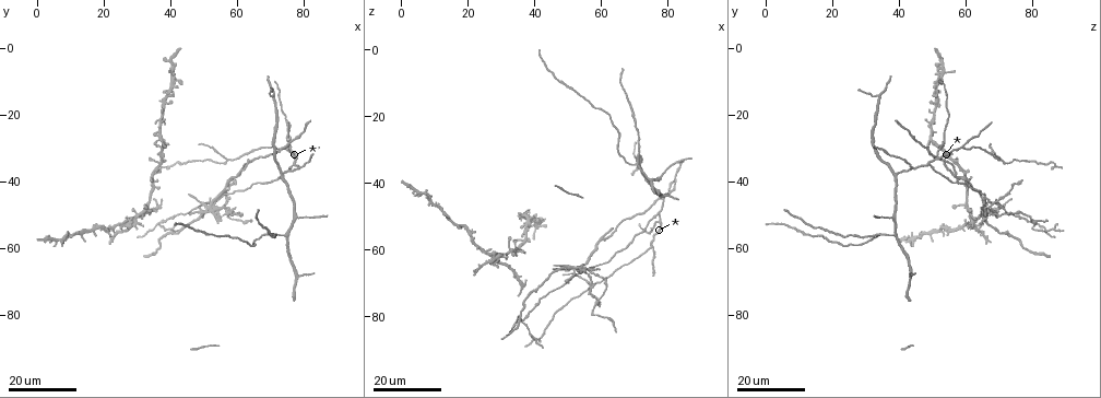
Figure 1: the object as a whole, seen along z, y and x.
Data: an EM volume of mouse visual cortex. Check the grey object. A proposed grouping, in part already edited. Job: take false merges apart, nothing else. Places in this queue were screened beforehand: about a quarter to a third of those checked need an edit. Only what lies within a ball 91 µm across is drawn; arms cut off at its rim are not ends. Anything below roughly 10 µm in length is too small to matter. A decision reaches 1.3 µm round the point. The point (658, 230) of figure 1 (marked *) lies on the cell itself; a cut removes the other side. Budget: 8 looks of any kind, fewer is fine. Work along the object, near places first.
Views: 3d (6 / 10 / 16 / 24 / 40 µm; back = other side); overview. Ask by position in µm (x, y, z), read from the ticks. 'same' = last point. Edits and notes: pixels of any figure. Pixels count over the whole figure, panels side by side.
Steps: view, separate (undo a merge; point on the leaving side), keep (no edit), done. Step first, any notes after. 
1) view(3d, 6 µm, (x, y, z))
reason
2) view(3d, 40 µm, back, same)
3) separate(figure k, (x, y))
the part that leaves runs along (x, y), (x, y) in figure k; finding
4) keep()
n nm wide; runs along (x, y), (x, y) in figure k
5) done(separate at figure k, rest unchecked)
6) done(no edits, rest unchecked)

view(3d, 16 µm, (78.5, 36.0, 44.5))
a fork

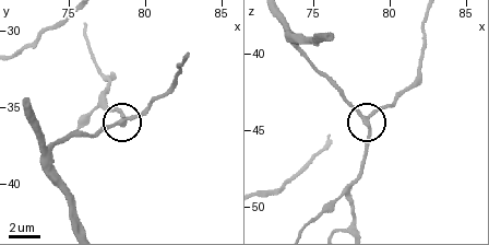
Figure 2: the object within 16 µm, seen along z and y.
view(3d, 6 µm, (78.4, 36.0, 44.2))

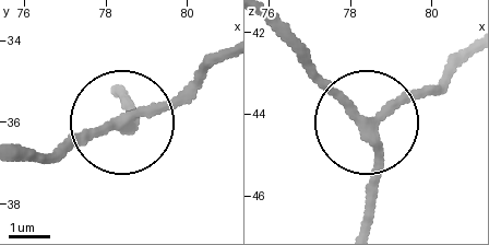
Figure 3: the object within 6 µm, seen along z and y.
keep()
3 arms; runs along (361, 220), (376, 167), (372, 129), (460, 56) in figure 3; all the same cell

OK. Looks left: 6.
view(3d, 16 µm, (77.0, 32.5, 51.0))
branch point

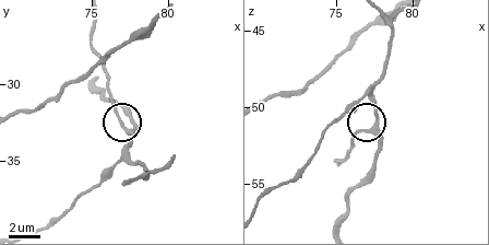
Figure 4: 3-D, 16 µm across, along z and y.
view(3d, 10 µm, (77.0, 32.8, 51.4))

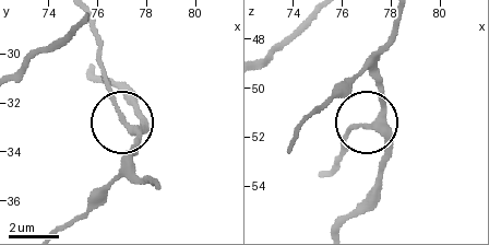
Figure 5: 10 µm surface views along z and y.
keep()
260 nm wide; runs along (373, 184), (383, 154), (381, 136), (365, 124), (348, 129) in figure 5; one cell here

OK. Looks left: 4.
view(3d, 16 µm, (73.5, 39.0, 38.5))
side arm on a straight run

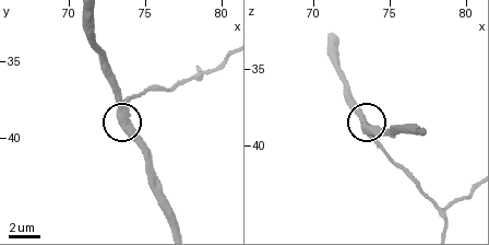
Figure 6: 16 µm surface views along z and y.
view(3d, 6 µm, (73.4, 38.6, 38.8))

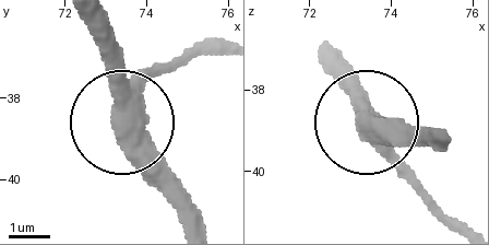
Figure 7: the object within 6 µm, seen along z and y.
keep()
side arm 36 µm; 3 arms; all the same cell

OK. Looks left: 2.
view(3d, 16 µm, (75.0, 55.5, 39.0))

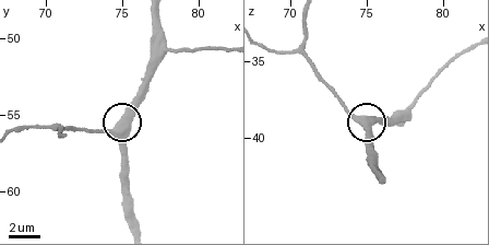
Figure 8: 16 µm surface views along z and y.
view(3d, 6 µm, (74.4, 56.2, 38.8))

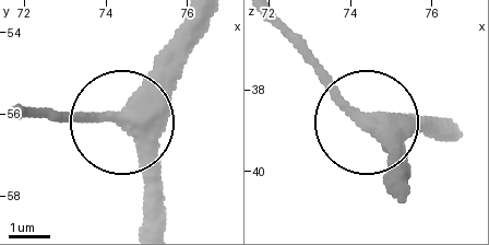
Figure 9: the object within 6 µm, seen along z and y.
keep()
380 nm wide; runs along (201, 18), (173, 69), (123, 121), (158, 201) in figure 9; one cell here

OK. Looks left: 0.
done(no edits, rest unchecked)

